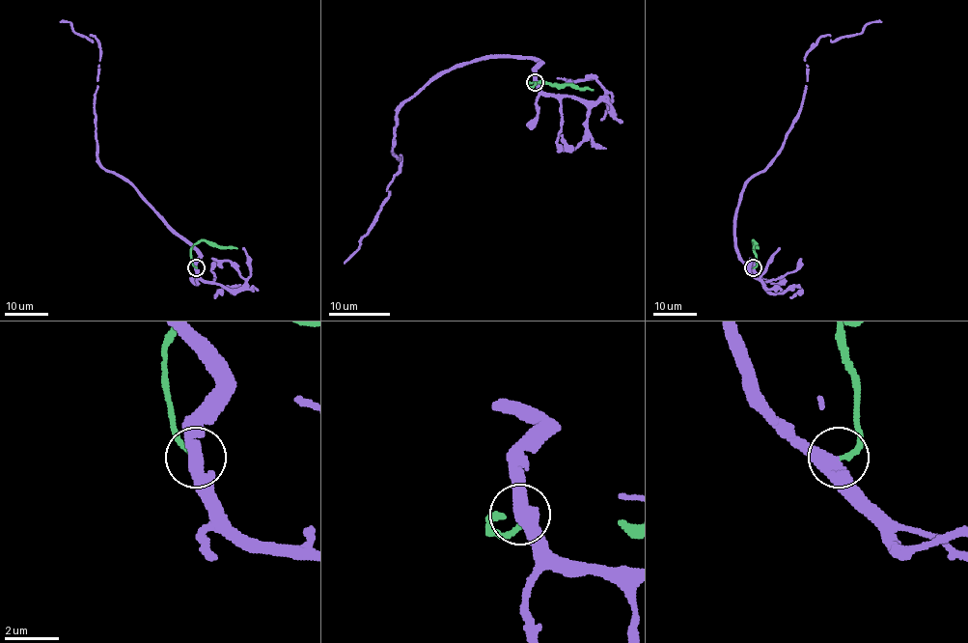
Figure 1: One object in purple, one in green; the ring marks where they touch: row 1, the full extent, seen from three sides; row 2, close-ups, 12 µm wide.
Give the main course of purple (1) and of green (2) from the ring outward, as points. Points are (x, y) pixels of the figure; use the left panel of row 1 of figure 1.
1: (195, 267), (199, 253), (133, 186), (101, 166), (94, 109), (99, 41), (60, 21)
2: (195, 267), (191, 248), (201, 240), (236, 248)

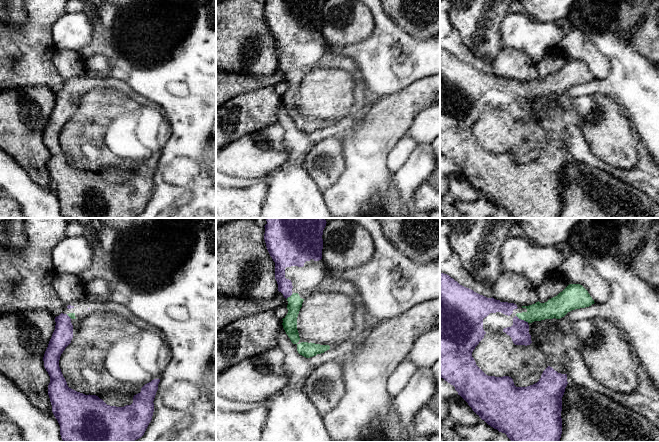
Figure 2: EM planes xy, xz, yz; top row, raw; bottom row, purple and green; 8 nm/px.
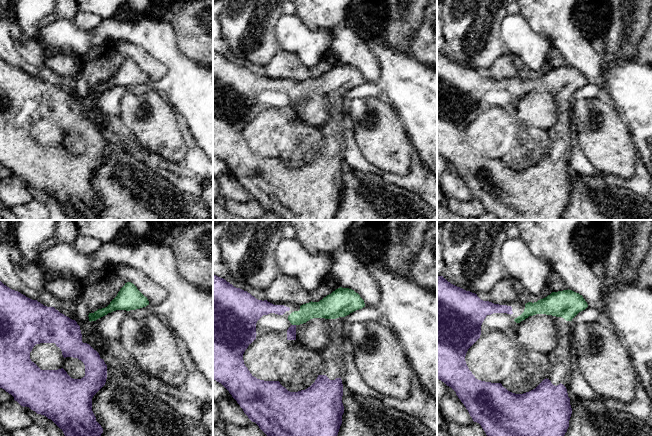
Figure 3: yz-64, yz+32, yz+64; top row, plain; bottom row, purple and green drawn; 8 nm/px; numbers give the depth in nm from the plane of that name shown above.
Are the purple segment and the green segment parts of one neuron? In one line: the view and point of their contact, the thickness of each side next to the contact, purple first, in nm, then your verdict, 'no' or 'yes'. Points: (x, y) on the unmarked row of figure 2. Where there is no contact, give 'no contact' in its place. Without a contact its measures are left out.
meets purple in yz at (522, 96); 160 nm thick on the purple side, 150 nm on the other; yes

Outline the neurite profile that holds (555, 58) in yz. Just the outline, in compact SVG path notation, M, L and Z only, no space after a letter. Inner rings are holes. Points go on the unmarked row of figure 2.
M559 45L549 49L544 58L536 64L538 77L540 79L547 78L562 68L568 61L568 56Z

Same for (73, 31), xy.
M65 13L53 25L52 38L57 49L81 53L92 42L93 27L89 14Z

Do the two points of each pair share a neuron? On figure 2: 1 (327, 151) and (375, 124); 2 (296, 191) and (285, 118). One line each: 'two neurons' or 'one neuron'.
1: two neurons
2: one neuron

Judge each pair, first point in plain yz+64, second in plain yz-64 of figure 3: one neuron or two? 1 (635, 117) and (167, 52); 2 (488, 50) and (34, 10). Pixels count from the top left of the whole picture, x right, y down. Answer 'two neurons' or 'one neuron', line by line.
1: one neuron
2: one neuron

